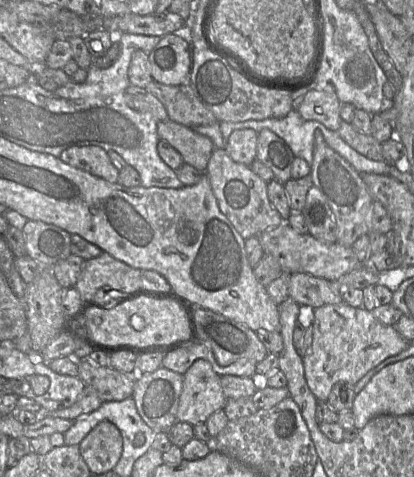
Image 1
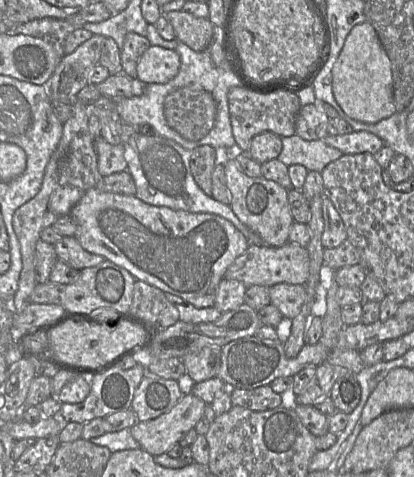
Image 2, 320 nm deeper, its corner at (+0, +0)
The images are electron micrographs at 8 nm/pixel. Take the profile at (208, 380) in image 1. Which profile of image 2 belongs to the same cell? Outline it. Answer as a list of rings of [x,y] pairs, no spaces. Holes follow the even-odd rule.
[[[194,394],[183,395],[174,407],[158,417],[138,422],[131,430],[140,447],[152,456],[167,453],[205,416],[206,403]]]

